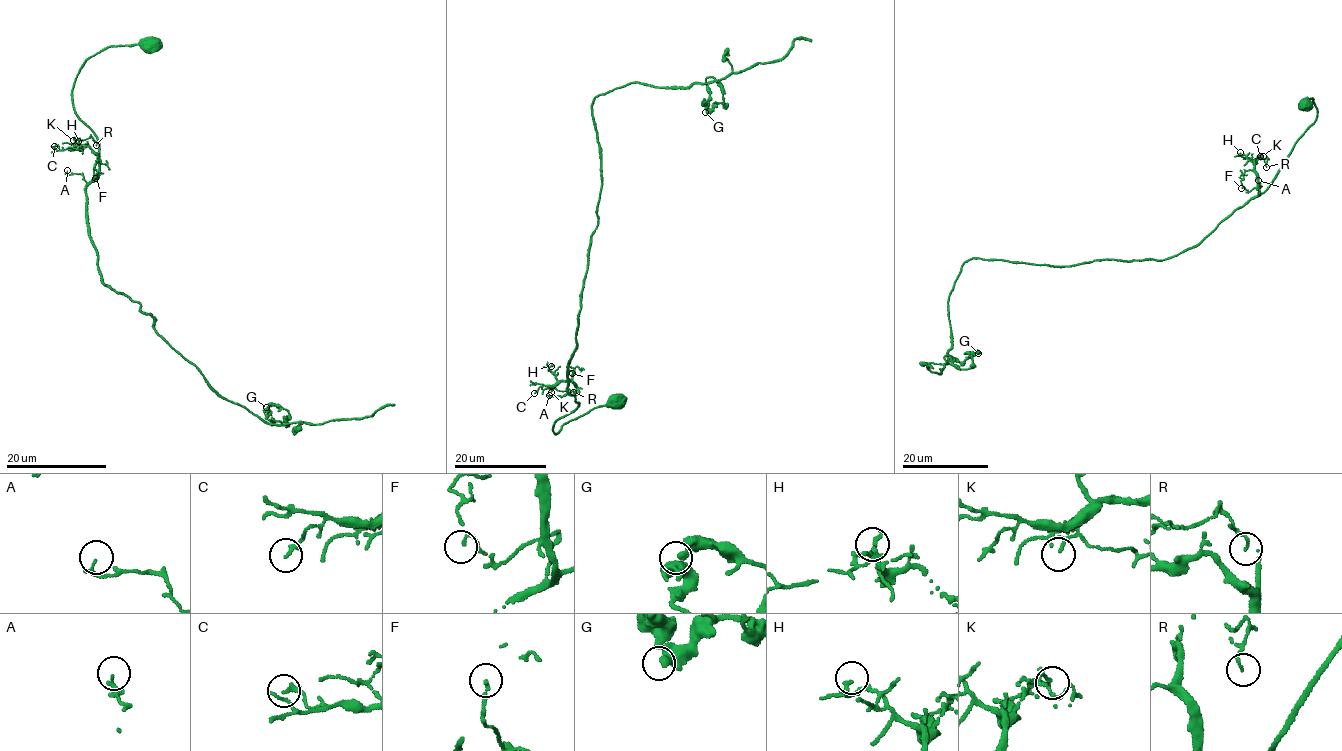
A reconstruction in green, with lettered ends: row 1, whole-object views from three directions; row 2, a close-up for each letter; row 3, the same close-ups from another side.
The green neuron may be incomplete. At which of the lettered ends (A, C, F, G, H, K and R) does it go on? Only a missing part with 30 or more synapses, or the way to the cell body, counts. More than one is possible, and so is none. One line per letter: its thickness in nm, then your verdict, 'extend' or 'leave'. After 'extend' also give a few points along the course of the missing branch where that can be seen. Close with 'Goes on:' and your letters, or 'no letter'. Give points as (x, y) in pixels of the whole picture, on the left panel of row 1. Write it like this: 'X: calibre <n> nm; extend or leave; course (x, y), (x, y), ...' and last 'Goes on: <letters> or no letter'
A: calibre 150 nm; leave
C: calibre 200 nm; leave
F: calibre 130 nm; leave
G: calibre 280 nm; leave
H: calibre 190 nm; leave
K: calibre 130 nm; leave
R: calibre 100 nm; leave
Goes on: no letter

